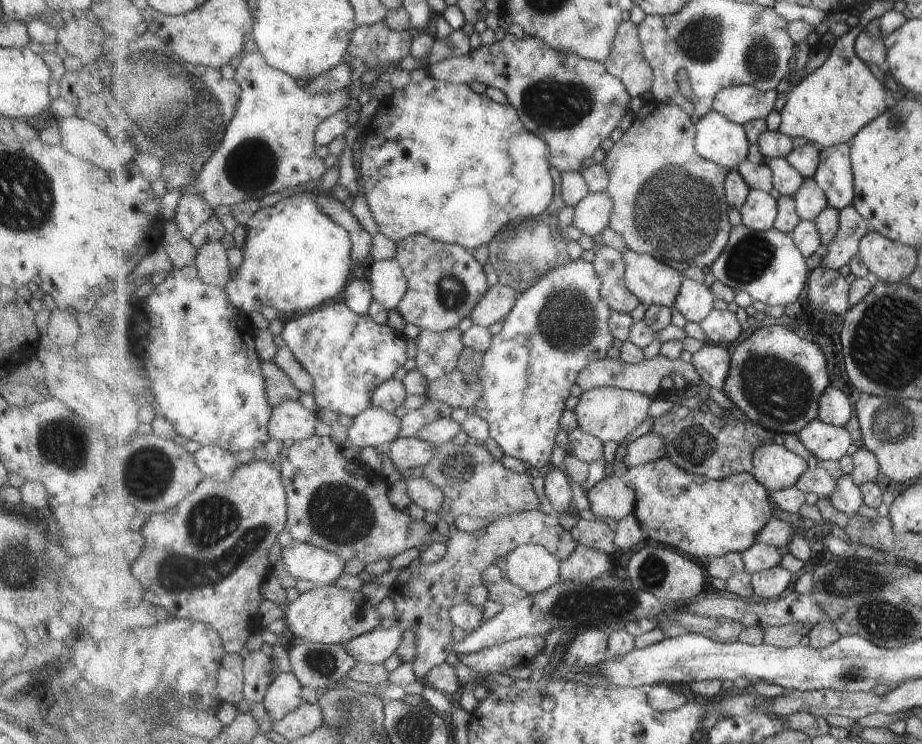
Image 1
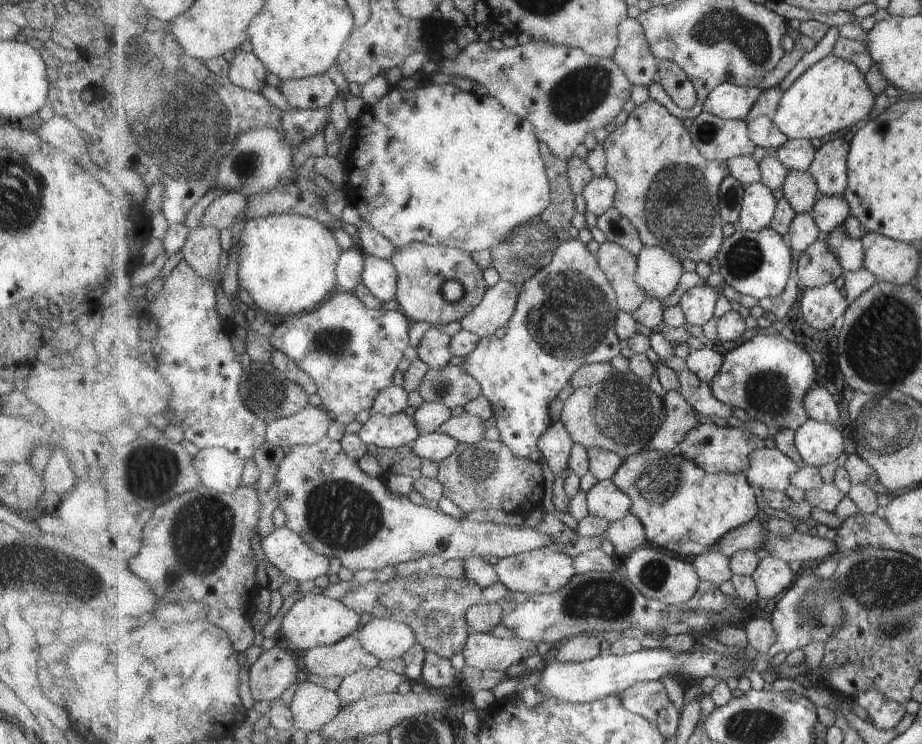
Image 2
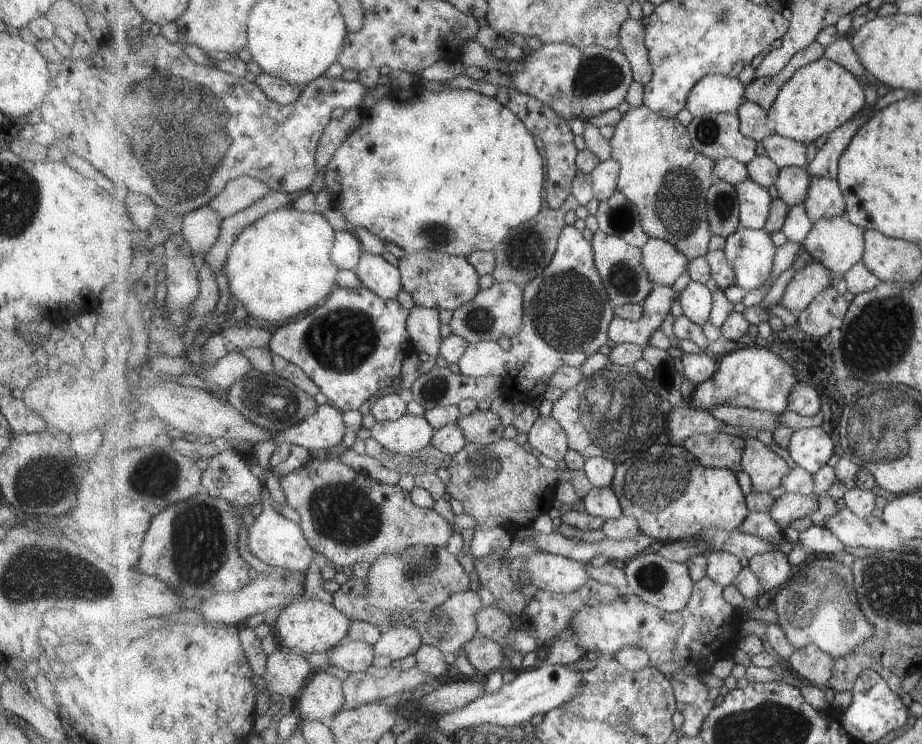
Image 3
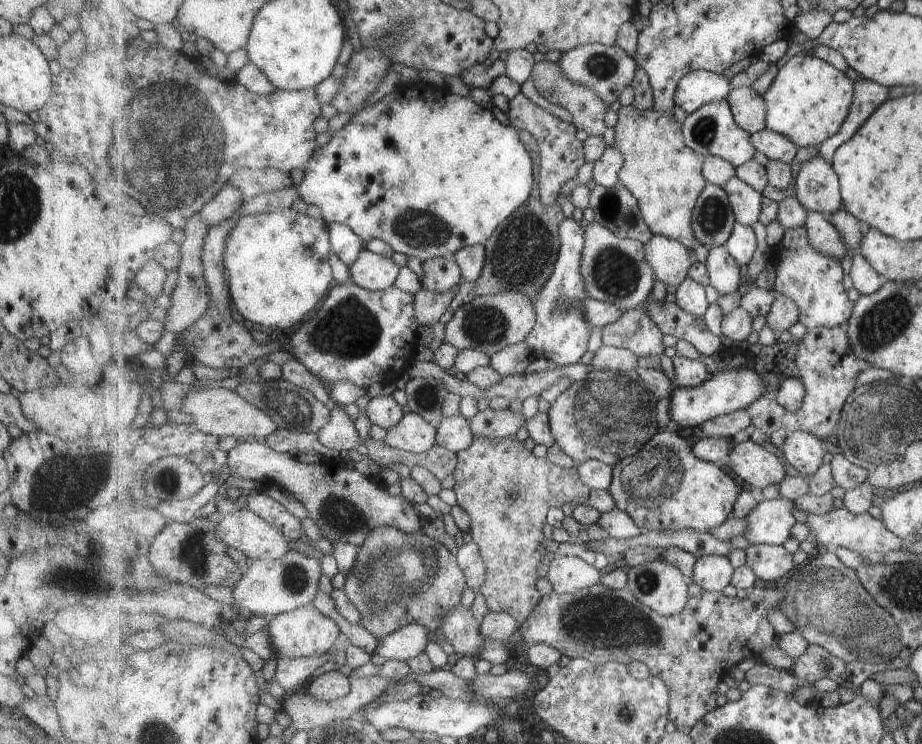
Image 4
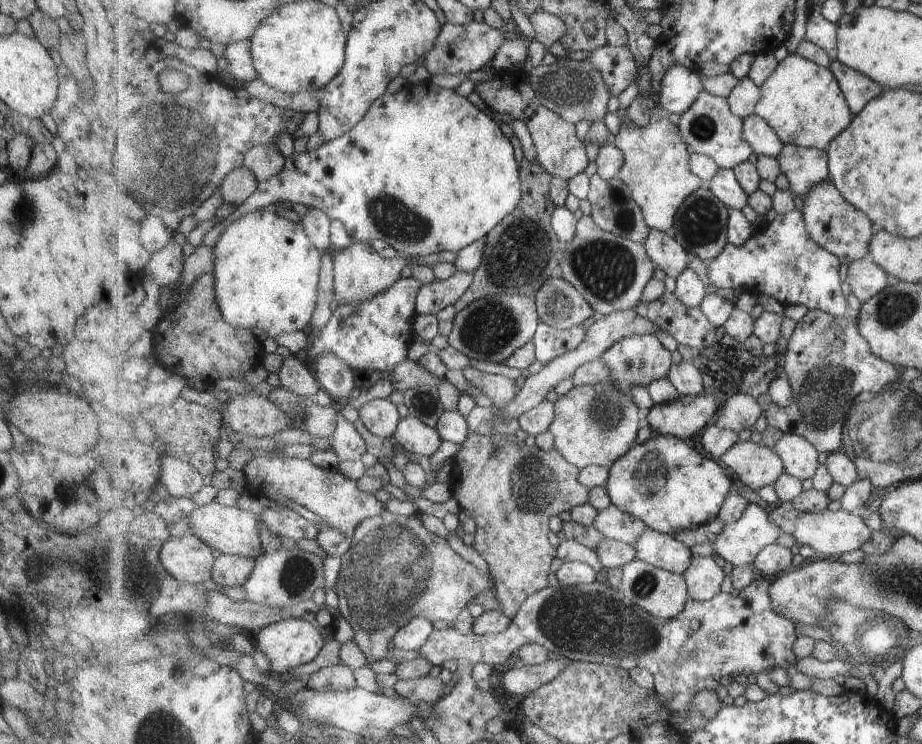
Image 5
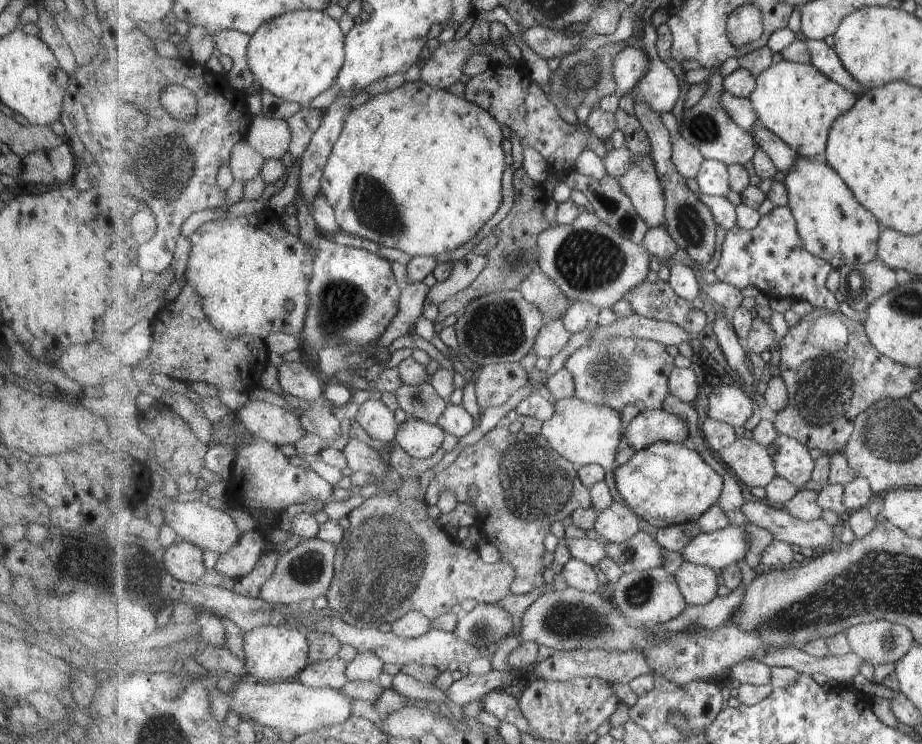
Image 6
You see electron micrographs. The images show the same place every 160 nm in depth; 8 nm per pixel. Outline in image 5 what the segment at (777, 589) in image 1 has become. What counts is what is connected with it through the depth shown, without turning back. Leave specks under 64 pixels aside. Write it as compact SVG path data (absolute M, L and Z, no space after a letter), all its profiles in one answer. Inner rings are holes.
M779 543L771 544L759 552L752 568L770 578L779 577L793 568L793 552Z

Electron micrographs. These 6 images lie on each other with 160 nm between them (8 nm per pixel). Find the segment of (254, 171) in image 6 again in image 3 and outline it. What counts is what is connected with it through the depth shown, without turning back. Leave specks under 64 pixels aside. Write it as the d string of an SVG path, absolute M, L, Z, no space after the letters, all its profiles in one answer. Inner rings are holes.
M211 205L187 213L182 220L182 234L193 251L206 252L217 242L222 216Z

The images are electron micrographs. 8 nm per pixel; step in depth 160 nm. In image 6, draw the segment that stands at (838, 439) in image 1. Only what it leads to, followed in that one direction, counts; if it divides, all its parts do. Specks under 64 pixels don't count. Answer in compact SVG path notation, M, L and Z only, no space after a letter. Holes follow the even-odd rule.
M780 434L768 448L779 476L793 482L799 489L812 480L816 460L813 460L810 448L802 441Z

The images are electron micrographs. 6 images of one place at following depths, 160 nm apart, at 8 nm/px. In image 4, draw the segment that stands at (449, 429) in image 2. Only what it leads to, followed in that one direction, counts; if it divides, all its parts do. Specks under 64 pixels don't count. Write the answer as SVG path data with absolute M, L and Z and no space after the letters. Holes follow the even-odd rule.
M491 408L479 411L471 418L470 423L475 436L489 438L505 438L519 432L521 426L525 426L523 412L513 412L510 409L494 410Z

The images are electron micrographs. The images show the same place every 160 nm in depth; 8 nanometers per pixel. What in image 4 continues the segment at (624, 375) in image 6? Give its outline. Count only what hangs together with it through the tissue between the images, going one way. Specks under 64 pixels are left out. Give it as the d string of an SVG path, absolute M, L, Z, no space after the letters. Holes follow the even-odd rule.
M641 305L600 331L603 344L630 350L637 358L659 359L665 352L663 332Z

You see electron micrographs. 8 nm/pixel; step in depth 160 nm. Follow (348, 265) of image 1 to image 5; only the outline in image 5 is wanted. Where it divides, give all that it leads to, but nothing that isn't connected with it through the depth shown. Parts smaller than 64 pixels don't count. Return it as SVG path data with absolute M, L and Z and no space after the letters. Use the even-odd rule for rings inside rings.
M260 209L235 220L225 228L214 246L217 293L223 318L241 328L259 328L267 337L305 330L318 308L319 284L322 279L323 254L306 234L301 222L275 214L273 209Z

